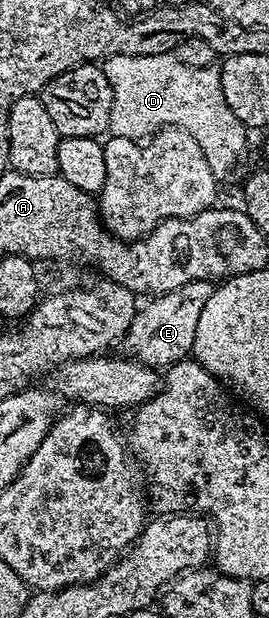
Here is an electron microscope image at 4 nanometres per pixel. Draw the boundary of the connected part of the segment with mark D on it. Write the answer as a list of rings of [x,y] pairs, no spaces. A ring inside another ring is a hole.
[[[169,52],[142,56],[119,54],[103,59],[102,67],[113,92],[108,129],[113,137],[141,141],[165,126],[176,126],[198,140],[198,148],[202,148],[202,156],[206,156],[206,164],[210,164],[210,172],[214,172],[216,179],[224,180],[239,164],[250,134],[226,102],[219,65],[192,68]]]

